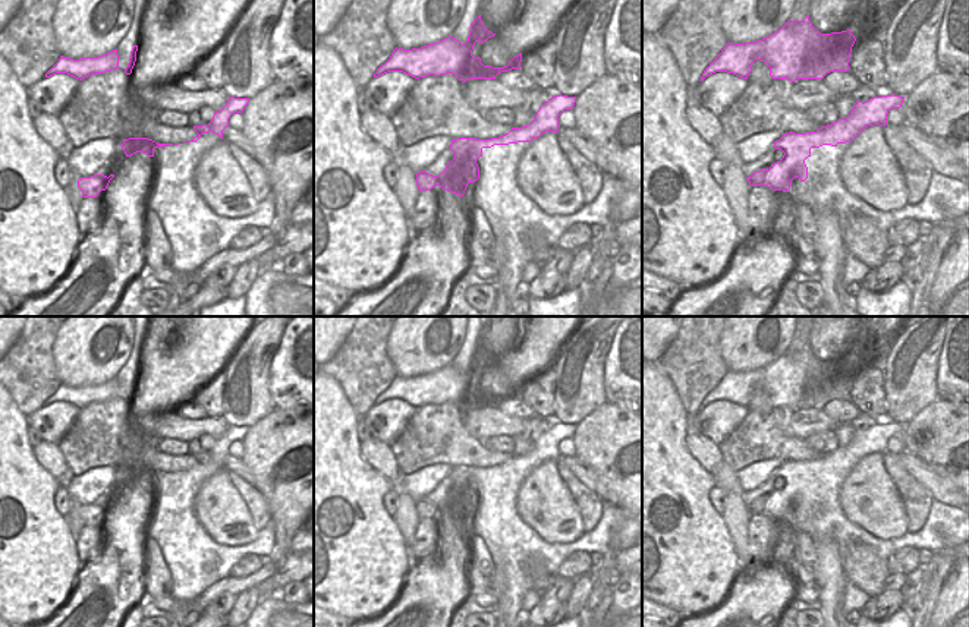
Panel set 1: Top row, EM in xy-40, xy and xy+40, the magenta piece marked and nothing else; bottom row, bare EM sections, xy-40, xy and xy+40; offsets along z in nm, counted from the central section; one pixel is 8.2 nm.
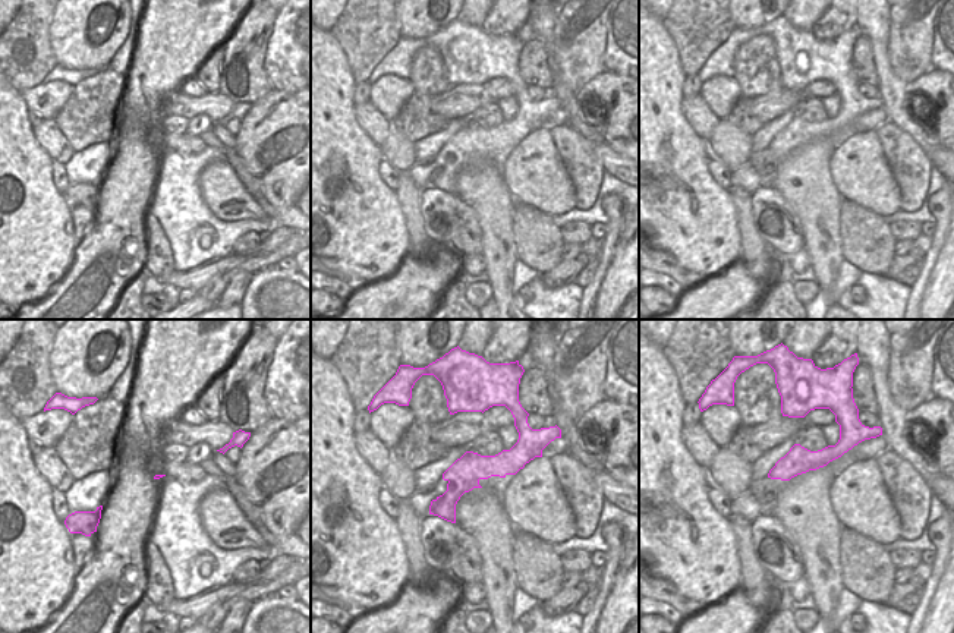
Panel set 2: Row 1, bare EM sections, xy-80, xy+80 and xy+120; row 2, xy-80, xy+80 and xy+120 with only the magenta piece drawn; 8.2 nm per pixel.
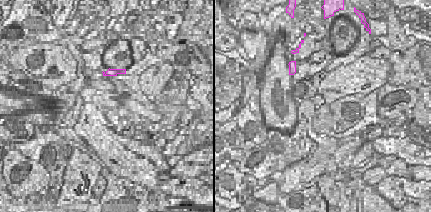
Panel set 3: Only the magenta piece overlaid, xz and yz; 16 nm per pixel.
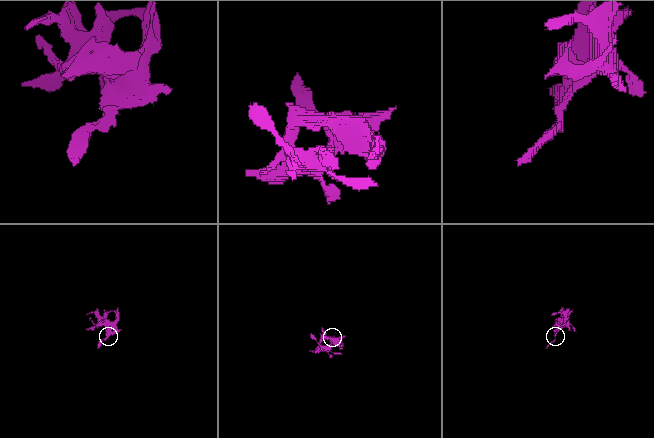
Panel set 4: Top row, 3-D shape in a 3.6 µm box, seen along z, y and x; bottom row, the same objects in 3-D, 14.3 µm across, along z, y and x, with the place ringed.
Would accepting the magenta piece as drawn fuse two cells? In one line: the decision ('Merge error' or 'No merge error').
Merge error.

